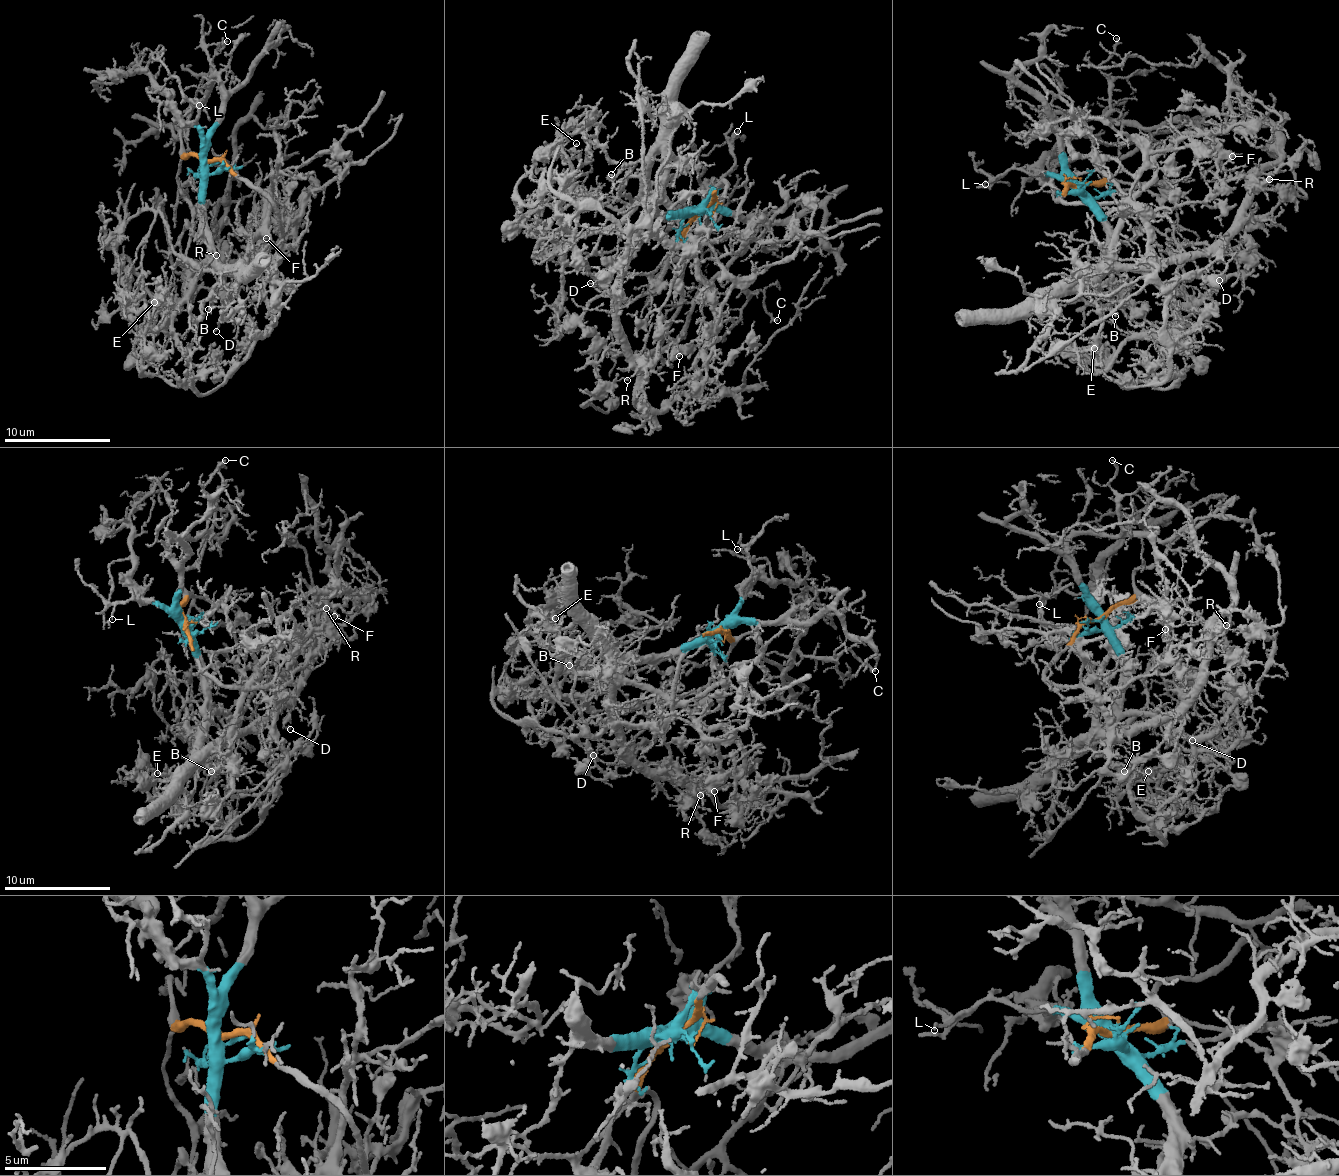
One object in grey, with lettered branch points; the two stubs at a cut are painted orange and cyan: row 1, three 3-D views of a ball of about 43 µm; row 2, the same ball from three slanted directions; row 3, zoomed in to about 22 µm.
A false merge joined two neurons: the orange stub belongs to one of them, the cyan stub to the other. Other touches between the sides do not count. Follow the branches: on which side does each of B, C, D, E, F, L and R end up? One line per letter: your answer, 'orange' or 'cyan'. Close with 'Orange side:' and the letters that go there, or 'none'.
B: cyan
C: cyan
D: cyan
E: orange
F: orange
L: cyan
R: orange
Orange side: E, F, R

